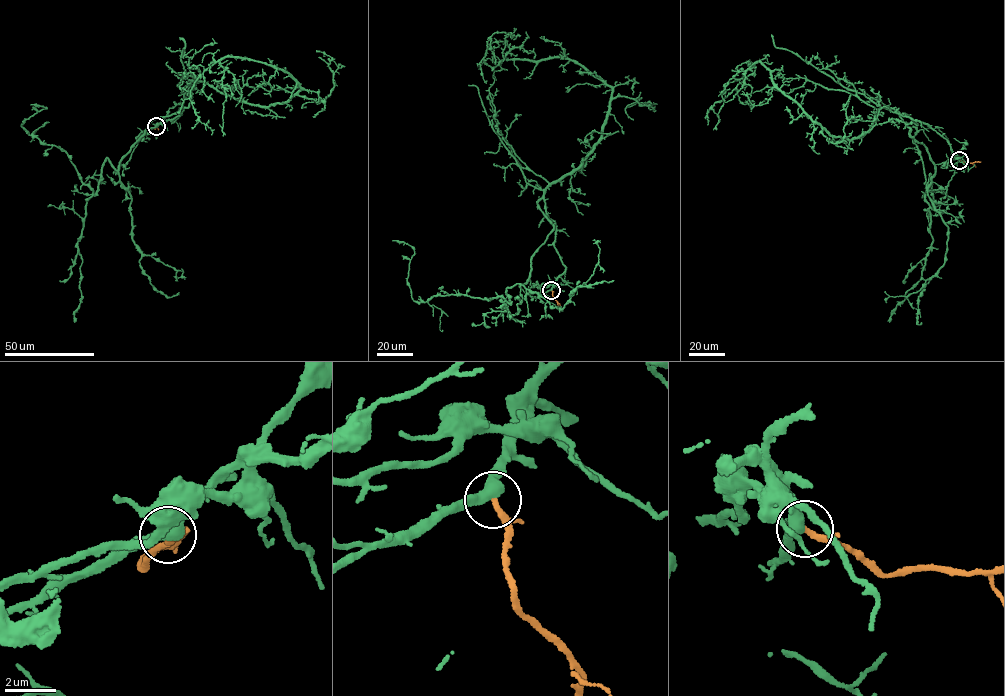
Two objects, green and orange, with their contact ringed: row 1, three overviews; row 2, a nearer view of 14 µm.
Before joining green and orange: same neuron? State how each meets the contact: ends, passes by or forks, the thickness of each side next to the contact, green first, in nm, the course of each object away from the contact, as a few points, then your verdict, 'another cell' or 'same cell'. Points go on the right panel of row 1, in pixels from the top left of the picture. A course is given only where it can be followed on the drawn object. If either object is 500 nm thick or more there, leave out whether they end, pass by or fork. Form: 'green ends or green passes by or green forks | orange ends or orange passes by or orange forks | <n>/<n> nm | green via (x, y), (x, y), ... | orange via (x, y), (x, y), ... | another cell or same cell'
green passes by | orange passes by | 440/160 nm | green via (959, 159), (928, 124), (882, 107), (857, 137), (831, 135), (757, 60), (754, 72), (707, 111), (707, 125) | orange via (959, 159), (980, 161) | same cell

